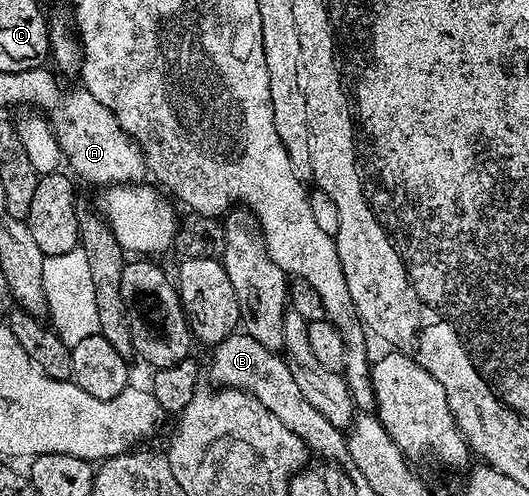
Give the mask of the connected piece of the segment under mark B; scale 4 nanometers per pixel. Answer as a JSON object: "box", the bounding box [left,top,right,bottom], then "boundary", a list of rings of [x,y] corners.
{"box":[210,333,350,461],"boundary":[[[245,333],[228,336],[224,341],[220,341],[213,351],[210,375],[218,387],[241,387],[242,390],[255,395],[269,411],[280,417],[280,421],[284,421],[288,429],[292,429],[305,441],[315,456],[323,455],[324,458],[330,459],[326,461],[349,460],[350,454],[344,431],[332,425],[332,422],[300,393],[285,358],[278,351],[268,349],[260,341],[256,341],[256,337]]]}

